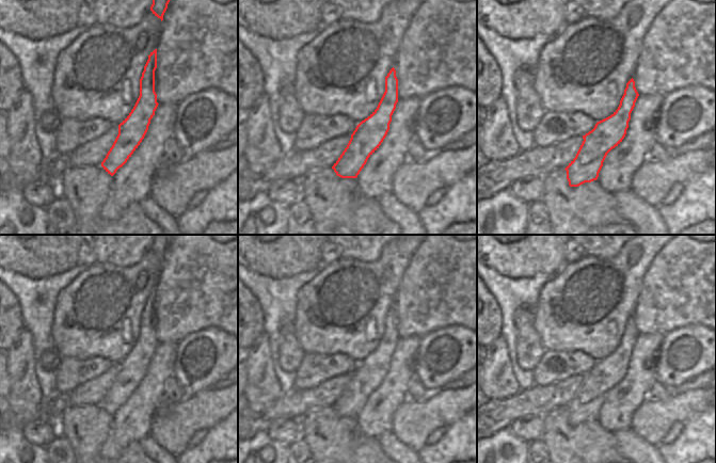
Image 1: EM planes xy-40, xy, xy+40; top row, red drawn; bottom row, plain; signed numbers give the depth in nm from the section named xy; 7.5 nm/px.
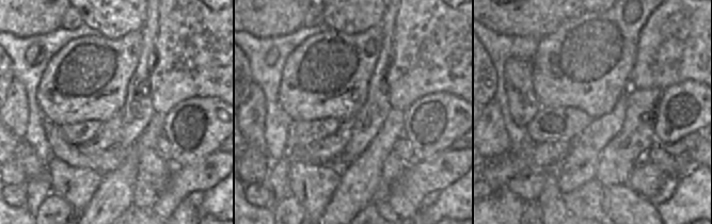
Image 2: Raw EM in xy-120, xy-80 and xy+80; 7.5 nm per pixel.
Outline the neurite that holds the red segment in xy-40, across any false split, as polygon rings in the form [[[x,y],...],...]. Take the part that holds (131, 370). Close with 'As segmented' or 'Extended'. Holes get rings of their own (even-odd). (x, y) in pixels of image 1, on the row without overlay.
[[[157,288],[148,294],[140,318],[140,335],[129,354],[118,364],[118,373],[101,401],[104,409],[113,415],[131,396],[144,378],[150,358],[158,346],[155,331]]]. As segmented.

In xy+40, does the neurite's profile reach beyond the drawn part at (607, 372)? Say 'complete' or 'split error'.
complete

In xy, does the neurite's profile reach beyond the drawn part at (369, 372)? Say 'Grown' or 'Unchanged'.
Unchanged.

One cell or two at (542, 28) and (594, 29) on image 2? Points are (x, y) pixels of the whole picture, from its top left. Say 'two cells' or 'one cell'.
two cells

